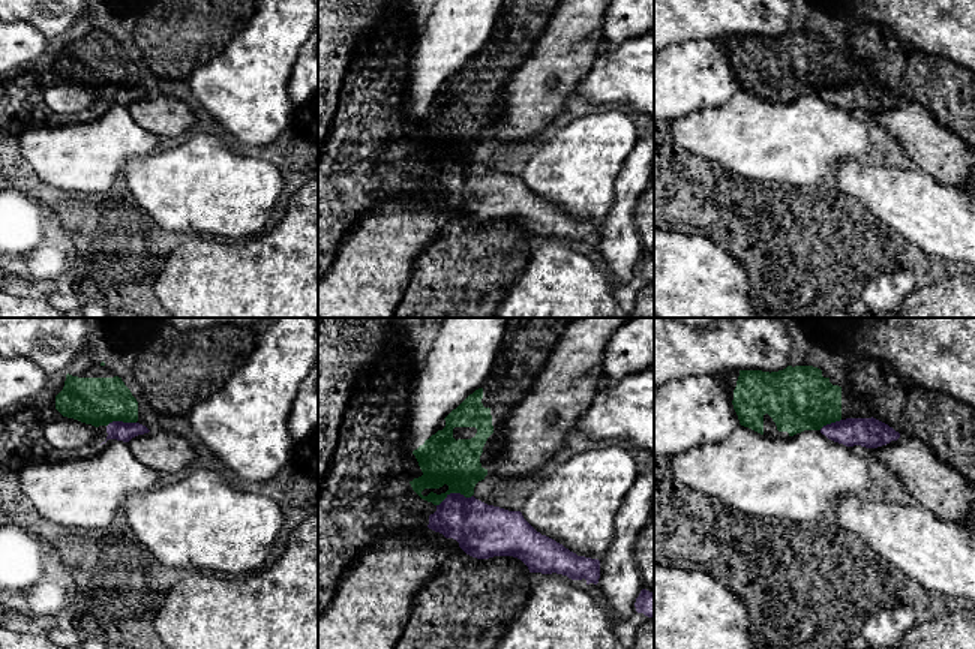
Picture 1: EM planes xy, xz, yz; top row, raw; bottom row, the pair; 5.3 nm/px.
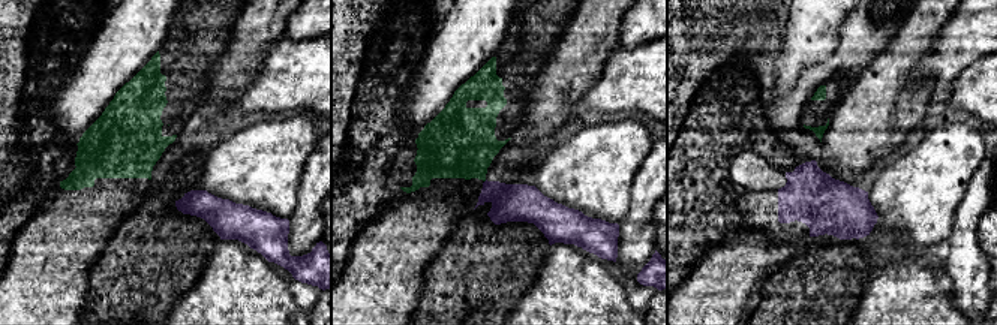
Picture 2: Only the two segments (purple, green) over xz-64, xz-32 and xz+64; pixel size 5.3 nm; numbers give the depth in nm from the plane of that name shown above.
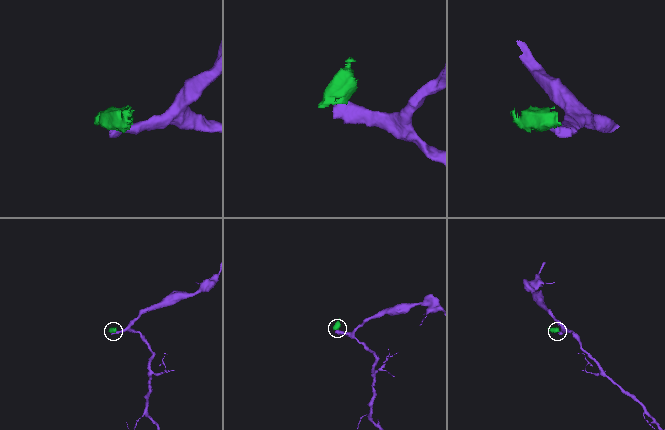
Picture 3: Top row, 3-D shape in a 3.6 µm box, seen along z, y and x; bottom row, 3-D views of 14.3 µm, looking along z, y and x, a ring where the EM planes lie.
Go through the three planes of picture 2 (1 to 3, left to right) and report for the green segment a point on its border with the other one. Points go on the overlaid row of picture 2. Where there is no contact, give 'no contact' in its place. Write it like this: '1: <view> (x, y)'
1: no contact
2: no contact
3: no contact

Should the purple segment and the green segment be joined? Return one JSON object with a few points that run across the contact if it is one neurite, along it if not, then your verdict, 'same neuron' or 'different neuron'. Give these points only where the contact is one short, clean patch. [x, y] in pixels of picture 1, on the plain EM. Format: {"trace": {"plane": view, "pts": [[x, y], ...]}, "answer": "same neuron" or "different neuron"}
{"trace": {"plane": "xz", "pts": [[471, 159], [449, 158], [437, 170]]}, "answer": "different neuron"}

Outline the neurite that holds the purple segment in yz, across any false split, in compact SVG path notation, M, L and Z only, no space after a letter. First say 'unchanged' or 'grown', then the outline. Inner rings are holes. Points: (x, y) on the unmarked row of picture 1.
unchanged; M846 82L820 93L828 103L846 111L878 112L897 105L900 97L876 82Z

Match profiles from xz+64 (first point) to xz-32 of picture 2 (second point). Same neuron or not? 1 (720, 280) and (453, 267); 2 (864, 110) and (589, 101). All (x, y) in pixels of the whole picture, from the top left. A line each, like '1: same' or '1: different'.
1: different
2: different

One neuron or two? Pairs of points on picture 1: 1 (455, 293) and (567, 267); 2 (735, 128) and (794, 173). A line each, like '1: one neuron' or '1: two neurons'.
1: one neuron
2: one neuron

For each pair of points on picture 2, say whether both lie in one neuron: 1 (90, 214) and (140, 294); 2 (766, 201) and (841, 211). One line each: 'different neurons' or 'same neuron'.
1: different neurons
2: same neuron

